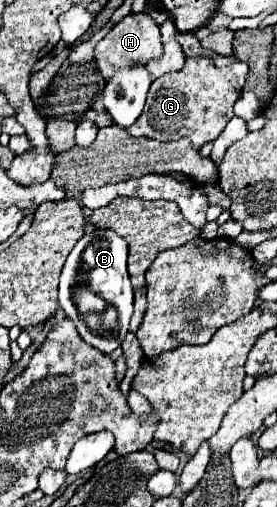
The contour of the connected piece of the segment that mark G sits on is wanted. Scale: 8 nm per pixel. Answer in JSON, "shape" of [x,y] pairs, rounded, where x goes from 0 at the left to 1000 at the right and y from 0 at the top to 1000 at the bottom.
{"shape":[[[679,112],[650,140],[599,144],[599,152],[570,152],[549,164],[513,227],[484,247],[469,247],[469,254],[455,254],[455,262],[570,278],[643,278],[657,270],[686,270],[700,294],[722,294],[736,282],[773,278],[845,231],[838,211],[874,183],[888,144],[895,128],[874,120],[845,120],[838,128],[794,136],[758,112]]]}

